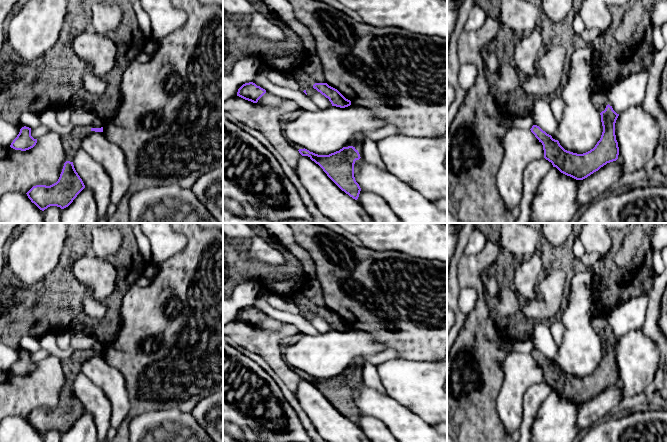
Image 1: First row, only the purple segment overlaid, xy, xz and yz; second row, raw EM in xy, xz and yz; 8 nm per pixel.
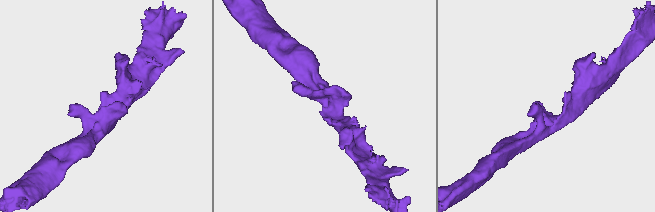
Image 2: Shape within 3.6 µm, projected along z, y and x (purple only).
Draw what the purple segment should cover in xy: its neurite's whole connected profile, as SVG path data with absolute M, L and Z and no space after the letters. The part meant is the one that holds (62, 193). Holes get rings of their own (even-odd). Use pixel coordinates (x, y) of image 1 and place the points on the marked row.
M80 126L70 134L62 135L62 145L66 155L62 172L58 181L50 186L33 186L26 194L28 198L40 210L44 211L50 206L57 206L61 209L68 207L77 195L85 188L85 185L76 172L73 160L77 151L81 148L81 142L91 131L103 132L101 128Z

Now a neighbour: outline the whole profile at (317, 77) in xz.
M302 71L302 76L307 76L312 79L315 83L326 83L325 77L321 74L320 71L316 71L314 73L308 73L306 71Z

